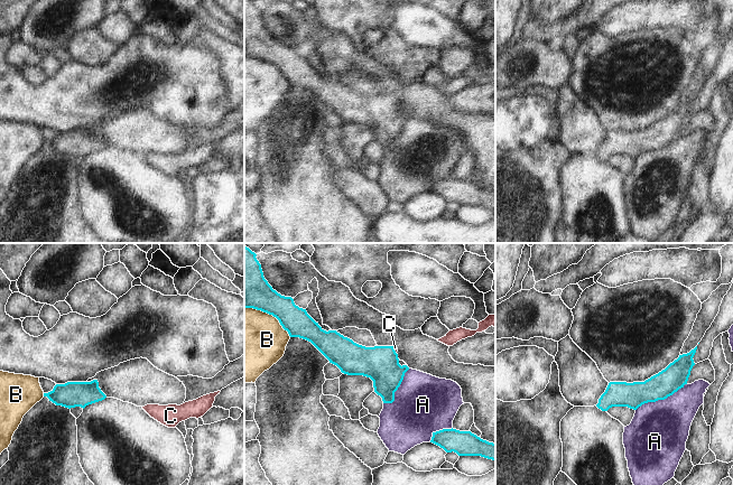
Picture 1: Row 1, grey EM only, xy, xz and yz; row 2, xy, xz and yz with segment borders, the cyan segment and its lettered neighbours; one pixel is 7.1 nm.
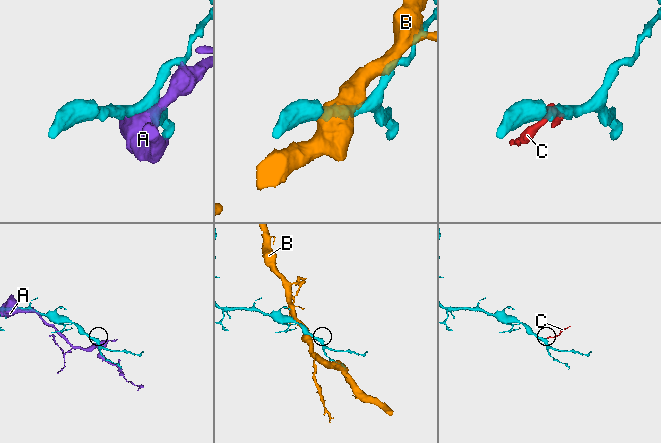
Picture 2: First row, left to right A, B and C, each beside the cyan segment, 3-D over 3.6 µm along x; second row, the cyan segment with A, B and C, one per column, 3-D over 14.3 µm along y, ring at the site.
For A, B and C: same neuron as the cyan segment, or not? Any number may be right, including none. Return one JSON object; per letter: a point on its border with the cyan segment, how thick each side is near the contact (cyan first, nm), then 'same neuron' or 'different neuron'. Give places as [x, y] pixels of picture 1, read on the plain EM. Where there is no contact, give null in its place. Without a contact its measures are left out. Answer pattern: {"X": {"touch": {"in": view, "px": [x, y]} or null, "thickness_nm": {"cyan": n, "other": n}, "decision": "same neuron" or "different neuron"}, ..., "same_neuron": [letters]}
{"A": {"touch": {"in": "yz", "px": [660, 148]}, "thickness_nm": {"cyan": 190, "other": 420}, "decision": "different neuron"}, "B": {"touch": {"in": "xz", "px": [269, 63]}, "thickness_nm": {"cyan": 280, "other": 480}, "decision": "different neuron"}, "C": {"touch": {"in": "xz", "px": [393, 99]}, "thickness_nm": {"cyan": 260, "other": 20}, "decision": "same neuron"}, "same_neuron": ["C"]}

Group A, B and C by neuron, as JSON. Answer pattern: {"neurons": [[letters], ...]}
{"neurons": [["A"], ["B"], ["C"]]}

